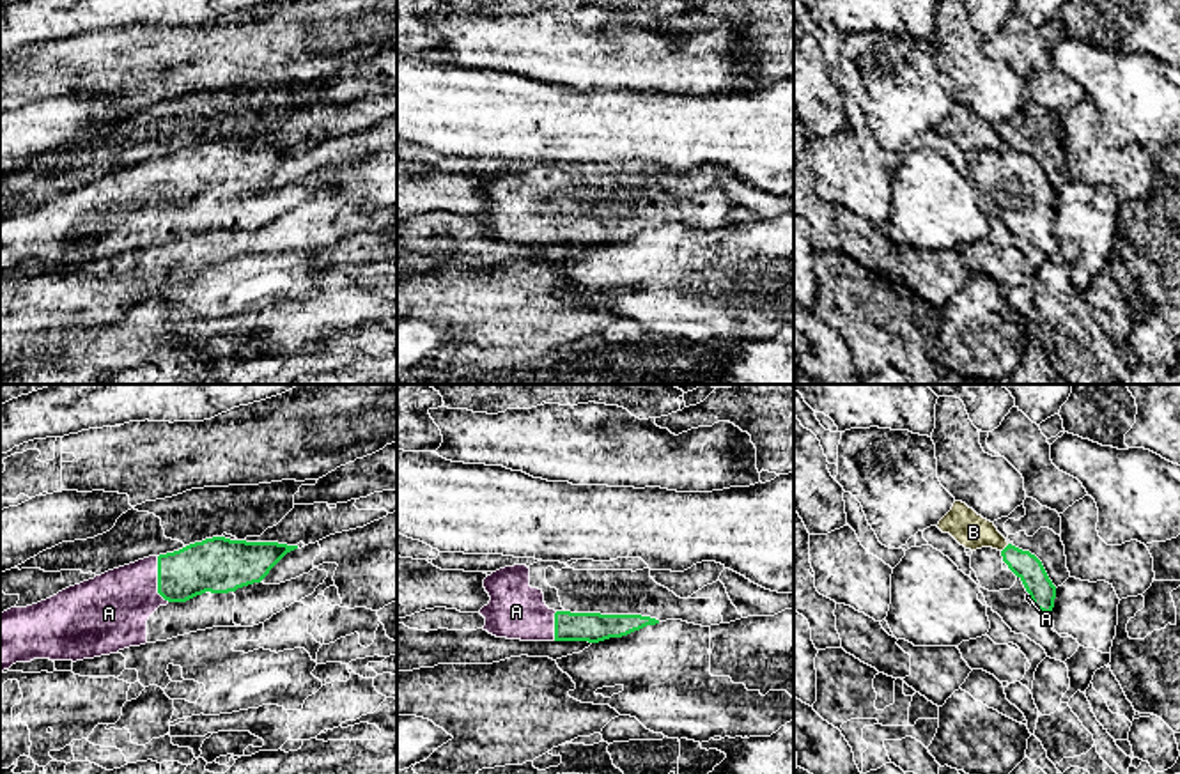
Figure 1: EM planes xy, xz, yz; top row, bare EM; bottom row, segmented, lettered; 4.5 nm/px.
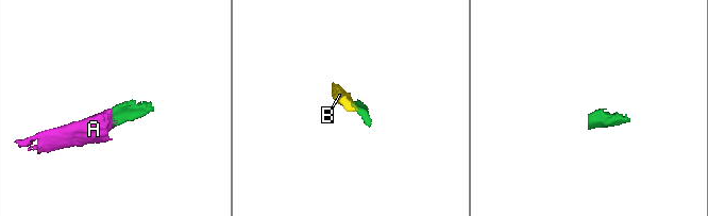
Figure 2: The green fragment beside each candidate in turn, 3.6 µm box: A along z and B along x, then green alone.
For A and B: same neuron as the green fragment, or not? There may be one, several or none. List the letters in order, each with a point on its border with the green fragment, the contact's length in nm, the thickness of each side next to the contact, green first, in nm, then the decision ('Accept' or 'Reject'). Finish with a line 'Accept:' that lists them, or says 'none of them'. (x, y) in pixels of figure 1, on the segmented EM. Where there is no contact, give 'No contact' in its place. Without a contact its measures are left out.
A: Touches green at xy (158, 580). Shared border 220 nm. Thickness 240 nm (green) against 340 nm. Accept
B: Touches green at yz (1005, 548). Shared border 50 nm. Thickness 120 nm (green) against 160 nm. Reject
Accept: A

